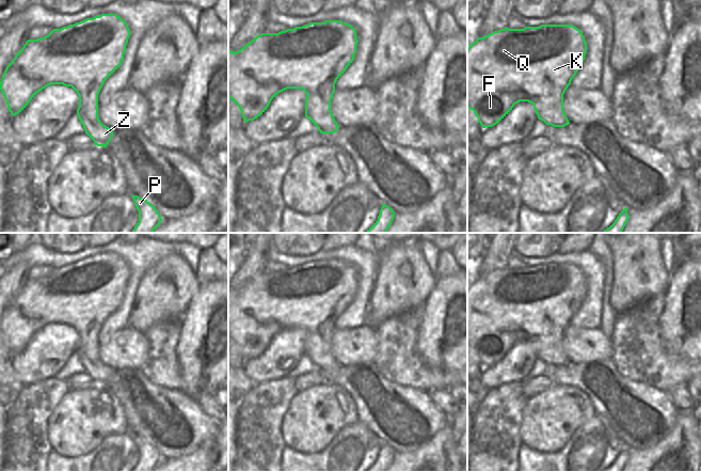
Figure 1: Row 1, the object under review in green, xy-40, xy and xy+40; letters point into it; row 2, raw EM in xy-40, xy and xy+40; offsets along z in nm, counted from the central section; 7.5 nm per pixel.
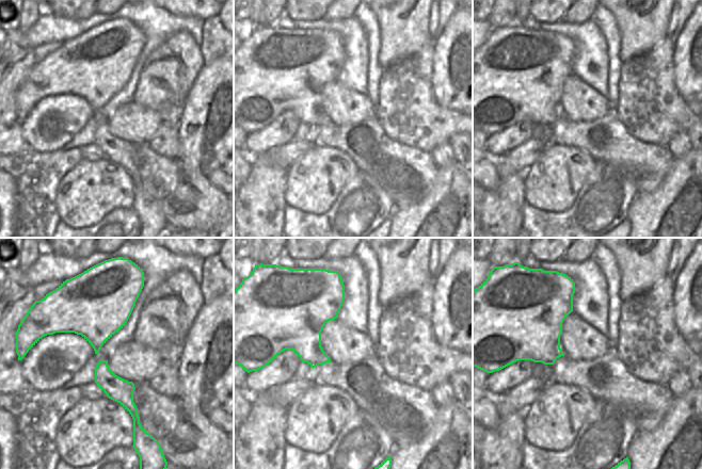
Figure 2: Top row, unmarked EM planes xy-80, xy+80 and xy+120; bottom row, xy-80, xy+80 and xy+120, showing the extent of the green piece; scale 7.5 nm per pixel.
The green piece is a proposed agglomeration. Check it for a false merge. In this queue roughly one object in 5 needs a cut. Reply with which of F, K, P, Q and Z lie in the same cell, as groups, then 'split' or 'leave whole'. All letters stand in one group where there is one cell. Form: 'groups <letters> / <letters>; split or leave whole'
groups F K P Q Z; leave whole

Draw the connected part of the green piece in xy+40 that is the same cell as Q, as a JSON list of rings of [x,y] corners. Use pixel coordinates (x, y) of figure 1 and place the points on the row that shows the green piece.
[[[541,25],[524,29],[500,29],[478,37],[467,48],[467,108],[473,110],[482,126],[499,123],[520,101],[533,105],[538,119],[546,125],[564,127],[570,124],[563,111],[563,94],[580,68],[587,53],[587,43],[573,25]]]

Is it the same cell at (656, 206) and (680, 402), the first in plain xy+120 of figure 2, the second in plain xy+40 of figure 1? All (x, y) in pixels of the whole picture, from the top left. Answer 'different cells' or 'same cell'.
different cells

